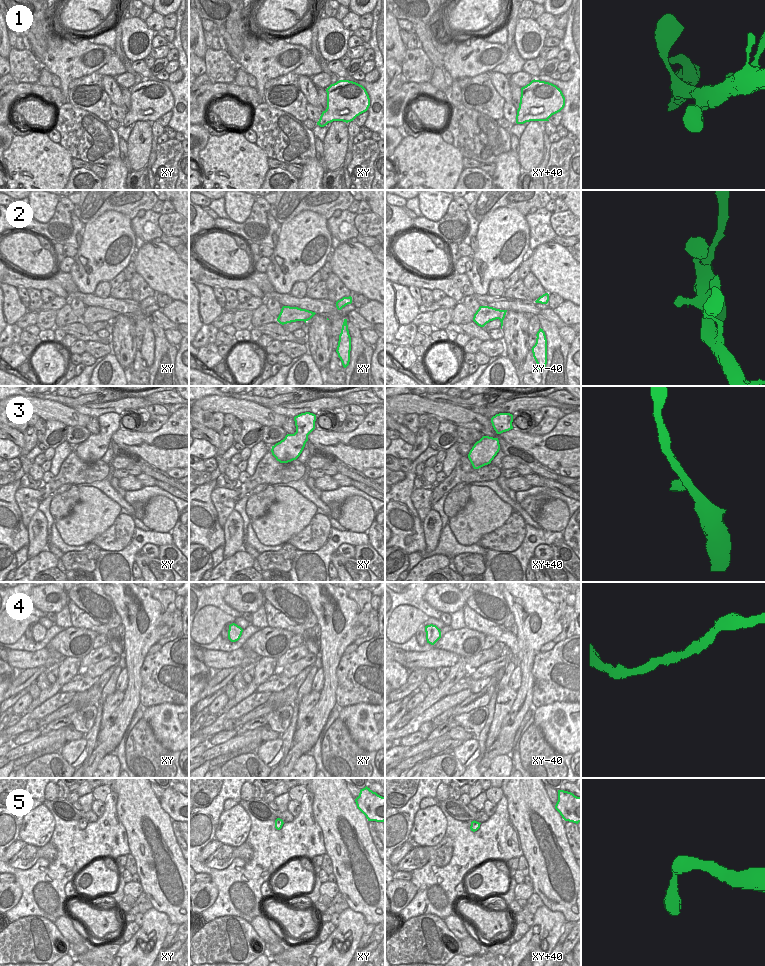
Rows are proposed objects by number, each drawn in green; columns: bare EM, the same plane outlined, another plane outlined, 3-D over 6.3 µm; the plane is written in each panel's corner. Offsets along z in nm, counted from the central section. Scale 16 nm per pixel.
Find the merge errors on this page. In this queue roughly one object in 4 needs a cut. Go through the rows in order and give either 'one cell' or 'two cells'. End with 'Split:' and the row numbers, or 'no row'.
1: one cell
2: one cell
3: one cell
4: one cell
5: one cell
Split: no row

